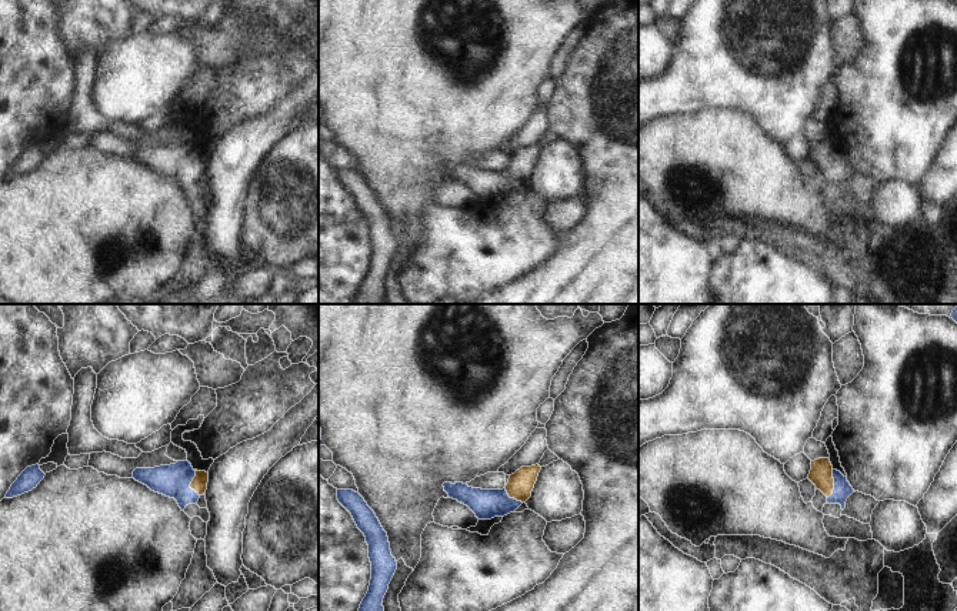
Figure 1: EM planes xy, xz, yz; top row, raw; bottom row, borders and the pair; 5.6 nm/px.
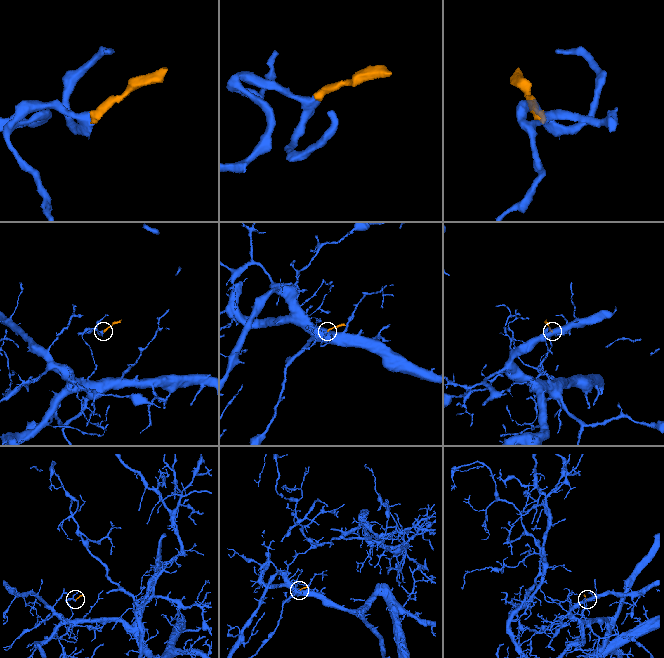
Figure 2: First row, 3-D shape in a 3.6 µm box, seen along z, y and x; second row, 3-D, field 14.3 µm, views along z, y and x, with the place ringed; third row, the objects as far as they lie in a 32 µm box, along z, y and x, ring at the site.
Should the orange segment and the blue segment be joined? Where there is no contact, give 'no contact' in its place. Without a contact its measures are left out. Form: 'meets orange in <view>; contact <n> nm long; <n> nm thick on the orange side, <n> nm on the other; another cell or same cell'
meets orange in xy; contact 160 nm long; 90 nm thick on the orange side, 180 nm on the other; same cell

